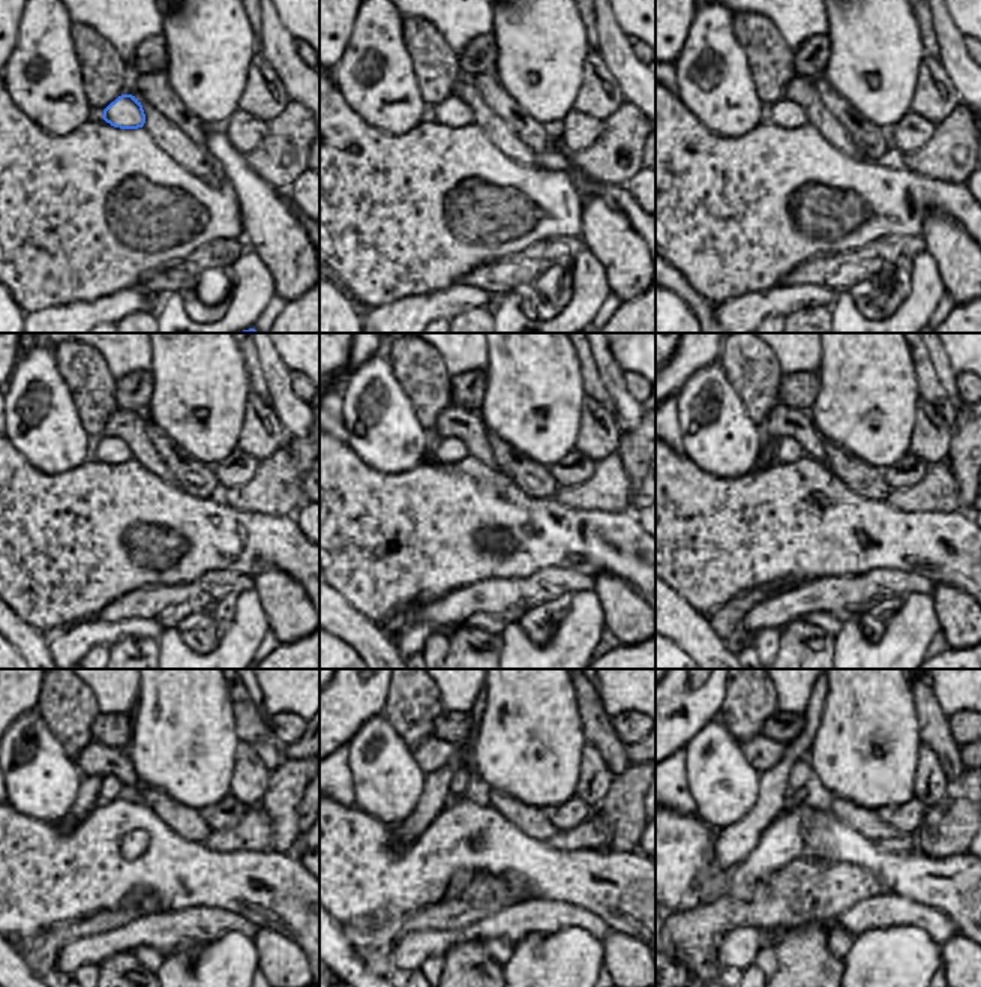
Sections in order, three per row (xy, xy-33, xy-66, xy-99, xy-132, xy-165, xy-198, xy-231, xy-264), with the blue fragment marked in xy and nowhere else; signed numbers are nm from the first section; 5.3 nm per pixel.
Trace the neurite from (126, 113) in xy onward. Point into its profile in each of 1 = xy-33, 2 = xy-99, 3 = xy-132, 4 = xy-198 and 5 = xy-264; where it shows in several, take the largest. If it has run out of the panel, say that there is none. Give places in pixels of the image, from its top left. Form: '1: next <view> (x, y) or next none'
1: next xy-33 (453, 111)
2: next xy-99 (111, 450)
3: next xy-132 (449, 450)
4: next xy-198 (113, 788)
5: next xy-264 (803, 777)

